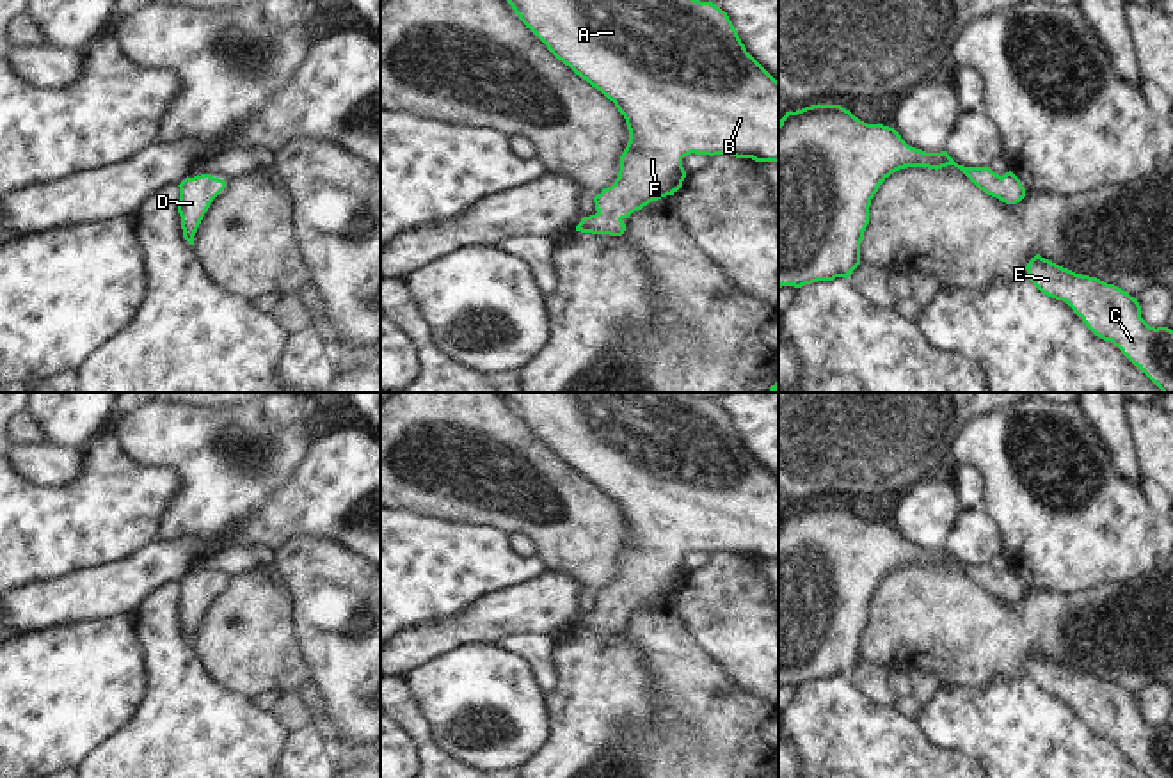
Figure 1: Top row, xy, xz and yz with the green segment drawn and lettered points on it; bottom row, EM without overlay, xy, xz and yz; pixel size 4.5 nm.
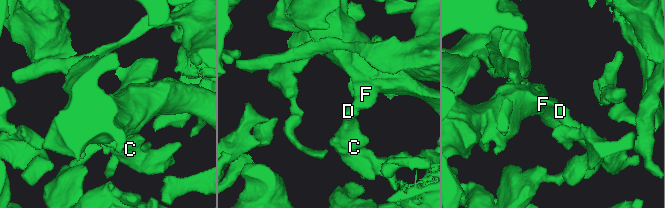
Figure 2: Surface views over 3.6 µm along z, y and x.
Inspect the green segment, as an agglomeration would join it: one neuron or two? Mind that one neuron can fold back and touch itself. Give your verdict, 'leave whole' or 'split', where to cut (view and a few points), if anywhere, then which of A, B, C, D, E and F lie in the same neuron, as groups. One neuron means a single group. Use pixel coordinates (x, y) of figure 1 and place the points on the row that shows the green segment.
leave whole; cut none; groups A B C D E F

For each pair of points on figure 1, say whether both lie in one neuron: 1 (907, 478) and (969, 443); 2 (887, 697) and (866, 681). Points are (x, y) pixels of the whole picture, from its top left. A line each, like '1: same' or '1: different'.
1: different
2: same

